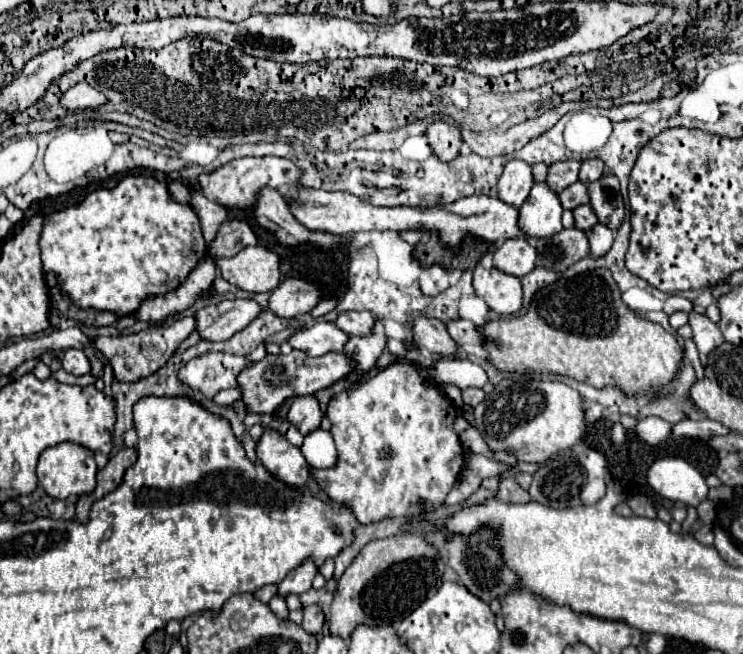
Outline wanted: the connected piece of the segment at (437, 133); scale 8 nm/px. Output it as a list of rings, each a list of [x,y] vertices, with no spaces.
[[[435,121],[427,127],[427,139],[431,149],[441,161],[451,161],[459,155],[461,147],[461,131],[455,125],[449,125],[445,121]]]

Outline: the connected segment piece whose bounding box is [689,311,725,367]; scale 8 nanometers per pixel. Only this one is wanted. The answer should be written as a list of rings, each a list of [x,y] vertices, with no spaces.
[[[691,311],[691,313],[689,313],[689,325],[691,325],[691,329],[693,329],[693,343],[697,345],[701,363],[703,363],[703,367],[705,367],[707,355],[709,355],[715,347],[719,347],[725,339],[723,339],[719,327],[717,327],[713,321],[709,321],[707,315],[699,315],[699,313]]]

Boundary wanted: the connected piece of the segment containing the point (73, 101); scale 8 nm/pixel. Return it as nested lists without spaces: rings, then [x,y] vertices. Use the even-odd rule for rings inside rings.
[[[77,83],[75,87],[71,87],[63,97],[61,97],[61,105],[69,111],[77,111],[77,109],[95,109],[99,105],[103,105],[107,99],[101,91],[97,91],[95,87],[91,87],[89,83]]]

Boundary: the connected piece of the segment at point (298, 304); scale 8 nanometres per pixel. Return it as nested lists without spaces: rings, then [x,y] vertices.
[[[289,277],[277,289],[271,291],[267,309],[283,319],[293,319],[309,313],[321,299],[321,289],[303,281]]]

